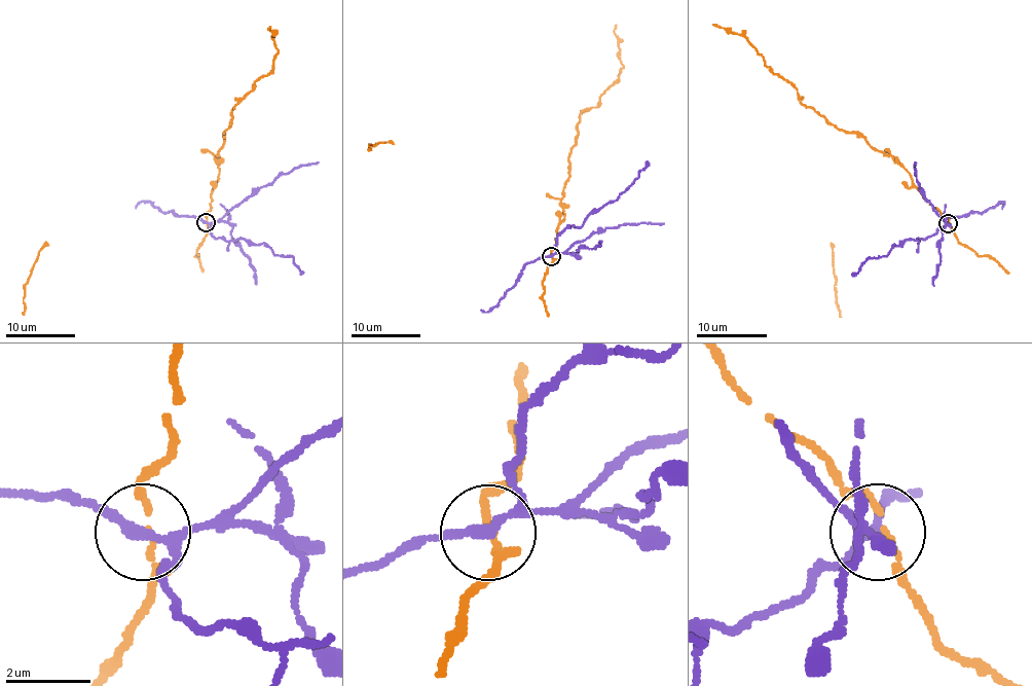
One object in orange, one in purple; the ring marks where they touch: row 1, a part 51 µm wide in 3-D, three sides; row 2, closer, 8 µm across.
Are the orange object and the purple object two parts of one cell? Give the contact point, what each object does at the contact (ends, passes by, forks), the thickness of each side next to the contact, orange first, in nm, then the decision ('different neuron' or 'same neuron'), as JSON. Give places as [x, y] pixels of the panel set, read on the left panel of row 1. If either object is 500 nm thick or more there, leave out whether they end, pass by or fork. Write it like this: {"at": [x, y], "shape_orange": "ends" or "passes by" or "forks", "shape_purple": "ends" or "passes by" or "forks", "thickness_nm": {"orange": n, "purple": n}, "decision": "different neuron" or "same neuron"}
{"at": [206, 222], "shape_orange": "forks", "shape_purple": "forks", "thickness_nm": {"orange": 90, "purple": 200}, "decision": "different neuron"}

